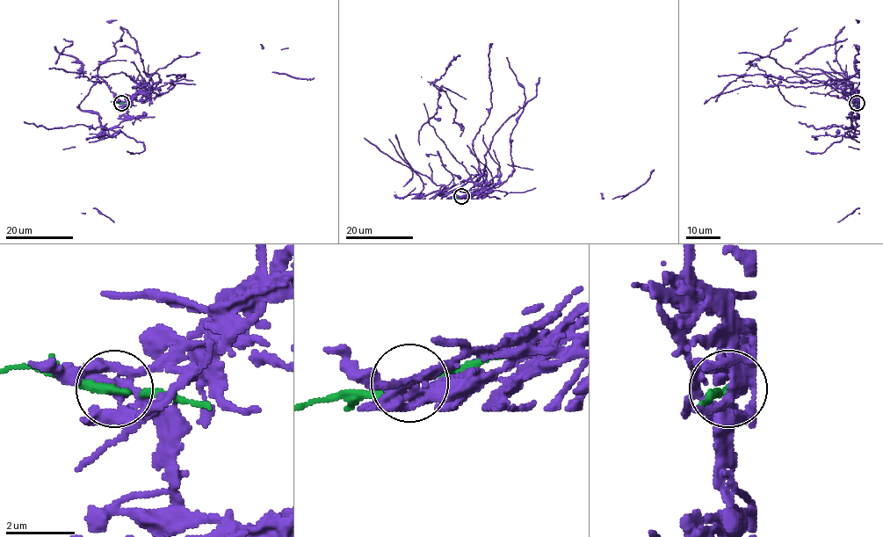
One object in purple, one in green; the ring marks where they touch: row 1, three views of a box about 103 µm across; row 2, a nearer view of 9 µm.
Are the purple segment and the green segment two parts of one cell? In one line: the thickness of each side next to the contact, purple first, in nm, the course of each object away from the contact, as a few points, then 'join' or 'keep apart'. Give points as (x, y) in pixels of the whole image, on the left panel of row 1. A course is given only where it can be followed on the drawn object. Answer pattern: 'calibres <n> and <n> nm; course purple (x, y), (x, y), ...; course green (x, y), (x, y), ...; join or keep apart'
calibres 300 and 190 nm; course purple (122, 104), (146, 90), (120, 72), (89, 80), (94, 84), (99, 66), (116, 52), (120, 28); course green (122, 104), (110, 102); keep apart

